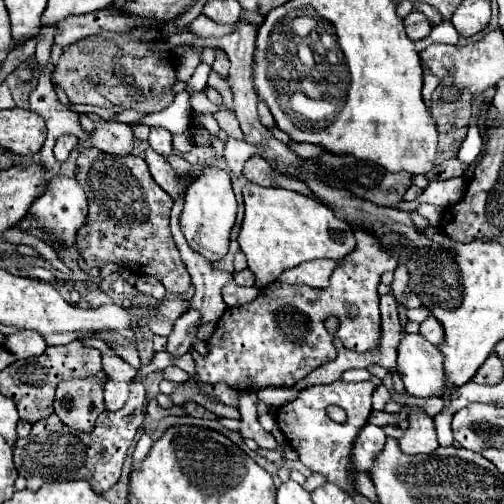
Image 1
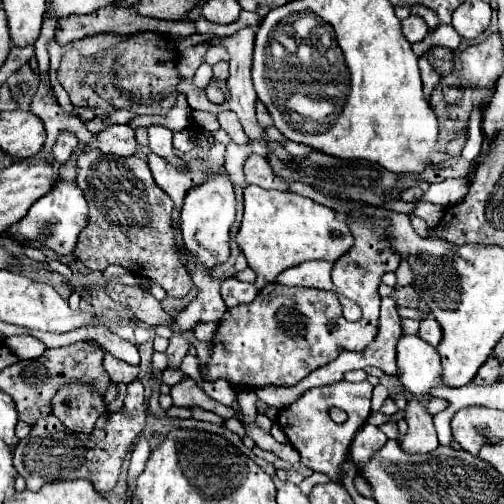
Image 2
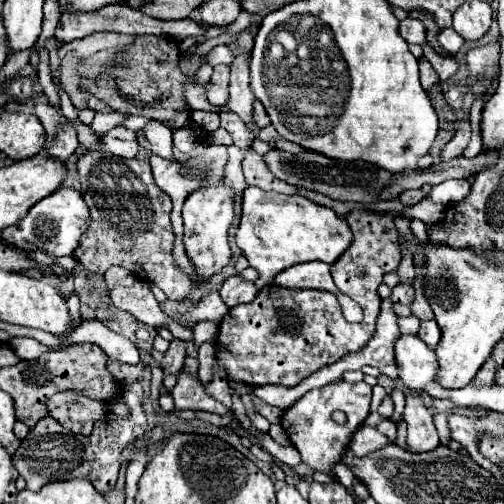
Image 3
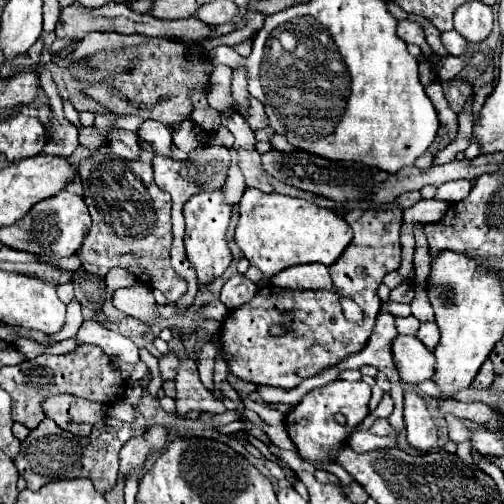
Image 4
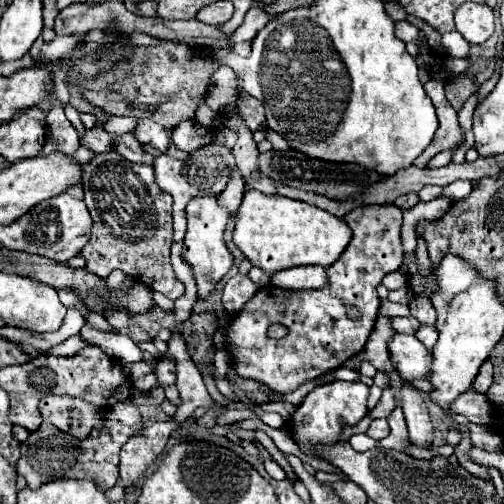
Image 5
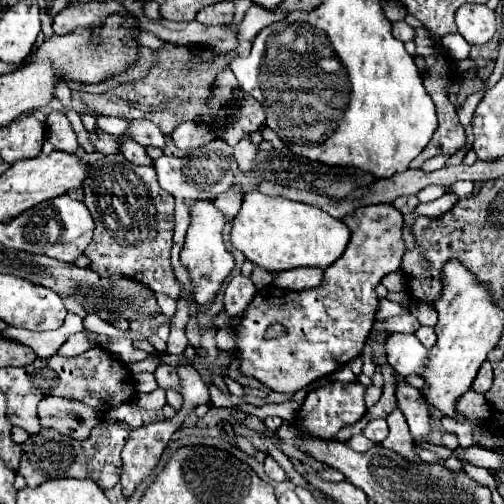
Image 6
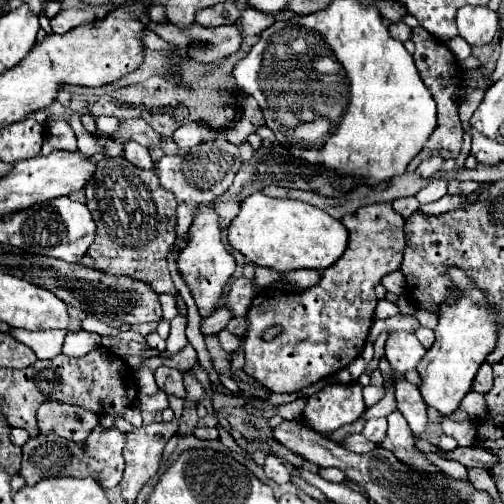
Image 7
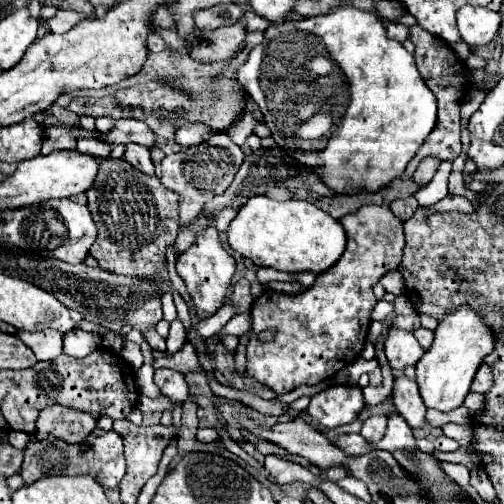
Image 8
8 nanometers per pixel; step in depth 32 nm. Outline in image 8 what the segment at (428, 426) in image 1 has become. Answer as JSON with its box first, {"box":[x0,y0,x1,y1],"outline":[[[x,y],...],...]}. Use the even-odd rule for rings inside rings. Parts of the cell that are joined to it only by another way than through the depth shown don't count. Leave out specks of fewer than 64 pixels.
{"box":[392,374,426,428],"outline":[[[402,374],[396,376],[392,388],[392,400],[398,414],[410,424],[410,428],[422,428],[426,424],[426,406],[420,398],[418,384]]]}

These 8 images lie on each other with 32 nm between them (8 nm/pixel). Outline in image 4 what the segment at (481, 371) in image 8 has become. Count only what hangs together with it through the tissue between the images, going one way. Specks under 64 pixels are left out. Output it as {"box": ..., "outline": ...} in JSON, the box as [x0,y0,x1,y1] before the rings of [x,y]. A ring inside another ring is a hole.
{"box":[472,360,494,388],"outline":[[[486,360],[486,362],[482,364],[482,368],[480,368],[480,372],[476,374],[472,386],[474,386],[474,388],[490,388],[492,382],[494,382],[494,366],[492,366],[490,360]]]}

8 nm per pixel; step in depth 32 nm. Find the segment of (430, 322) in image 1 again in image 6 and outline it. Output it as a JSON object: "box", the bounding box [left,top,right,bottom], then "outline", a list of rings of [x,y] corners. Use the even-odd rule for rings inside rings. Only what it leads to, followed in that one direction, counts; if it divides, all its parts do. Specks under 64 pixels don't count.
{"box":[414,326,436,348],"outline":[[[420,326],[414,334],[416,334],[416,338],[418,338],[426,348],[432,348],[432,346],[434,346],[434,342],[436,342],[436,332],[434,332],[434,328]]]}

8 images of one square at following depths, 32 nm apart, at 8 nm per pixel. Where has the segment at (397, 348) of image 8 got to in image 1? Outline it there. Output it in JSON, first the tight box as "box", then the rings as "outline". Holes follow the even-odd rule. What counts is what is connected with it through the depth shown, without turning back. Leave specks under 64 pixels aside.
{"box":[398,334,444,398],"outline":[[[404,334],[398,344],[398,374],[410,396],[432,398],[444,388],[444,356],[420,334]]]}

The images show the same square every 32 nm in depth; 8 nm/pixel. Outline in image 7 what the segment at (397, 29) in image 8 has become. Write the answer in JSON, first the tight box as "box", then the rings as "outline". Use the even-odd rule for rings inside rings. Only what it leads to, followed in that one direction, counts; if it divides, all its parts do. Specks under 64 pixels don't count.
{"box":[388,22,412,42],"outline":[[[394,22],[394,24],[390,24],[388,30],[390,30],[390,36],[396,38],[396,40],[400,40],[400,42],[410,40],[410,36],[412,36],[412,30],[404,22]]]}

